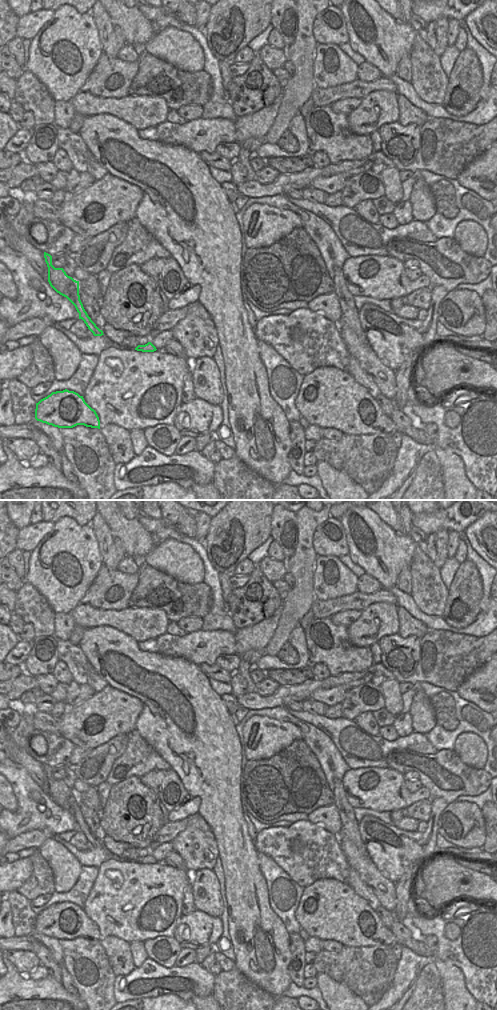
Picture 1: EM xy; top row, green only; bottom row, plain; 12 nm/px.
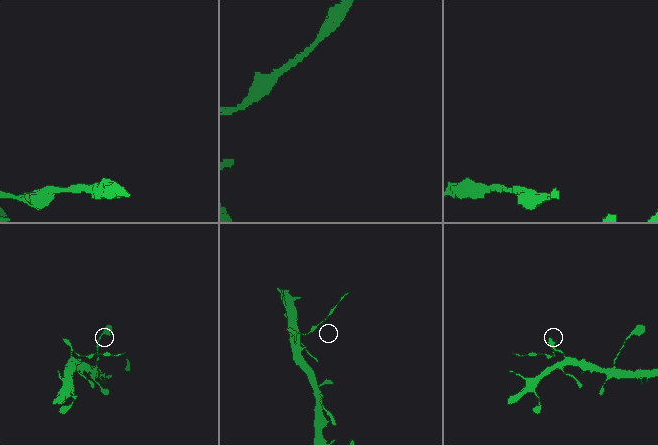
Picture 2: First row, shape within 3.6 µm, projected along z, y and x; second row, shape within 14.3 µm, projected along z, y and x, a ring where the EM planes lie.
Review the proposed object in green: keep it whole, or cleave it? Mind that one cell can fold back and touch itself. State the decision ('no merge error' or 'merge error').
merge error

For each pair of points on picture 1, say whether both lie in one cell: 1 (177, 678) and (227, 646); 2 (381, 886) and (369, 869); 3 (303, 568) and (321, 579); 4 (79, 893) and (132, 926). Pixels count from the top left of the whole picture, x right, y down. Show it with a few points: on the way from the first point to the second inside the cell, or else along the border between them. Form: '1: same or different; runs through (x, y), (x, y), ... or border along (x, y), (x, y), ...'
1: different; border along (175, 656), (186, 658), (198, 666)
2: same; runs through (377, 882), (369, 873)
3: different; border along (318, 556), (313, 572), (314, 597)
4: different; border along (97, 876), (82, 907)

